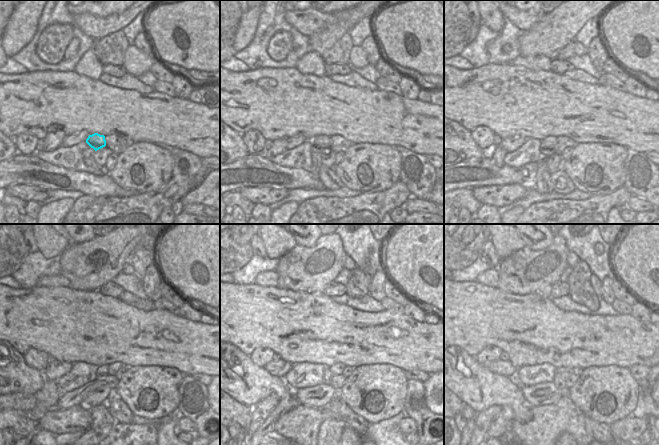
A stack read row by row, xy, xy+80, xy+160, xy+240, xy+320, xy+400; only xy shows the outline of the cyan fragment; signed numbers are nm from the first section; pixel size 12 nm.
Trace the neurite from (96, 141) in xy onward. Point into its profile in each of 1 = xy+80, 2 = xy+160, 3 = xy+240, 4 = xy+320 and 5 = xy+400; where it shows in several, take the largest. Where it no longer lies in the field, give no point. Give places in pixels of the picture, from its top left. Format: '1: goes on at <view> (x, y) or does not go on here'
1: goes on at xy+80 (322, 143)
2: goes on at xy+160 (548, 144)
3: goes on at xy+240 (102, 371)
4: goes on at xy+320 (327, 375)
5: goes on at xy+400 (560, 383)

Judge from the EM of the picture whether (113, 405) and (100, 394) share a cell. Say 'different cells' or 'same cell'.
different cells

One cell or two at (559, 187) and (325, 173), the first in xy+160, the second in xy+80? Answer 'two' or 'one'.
one

